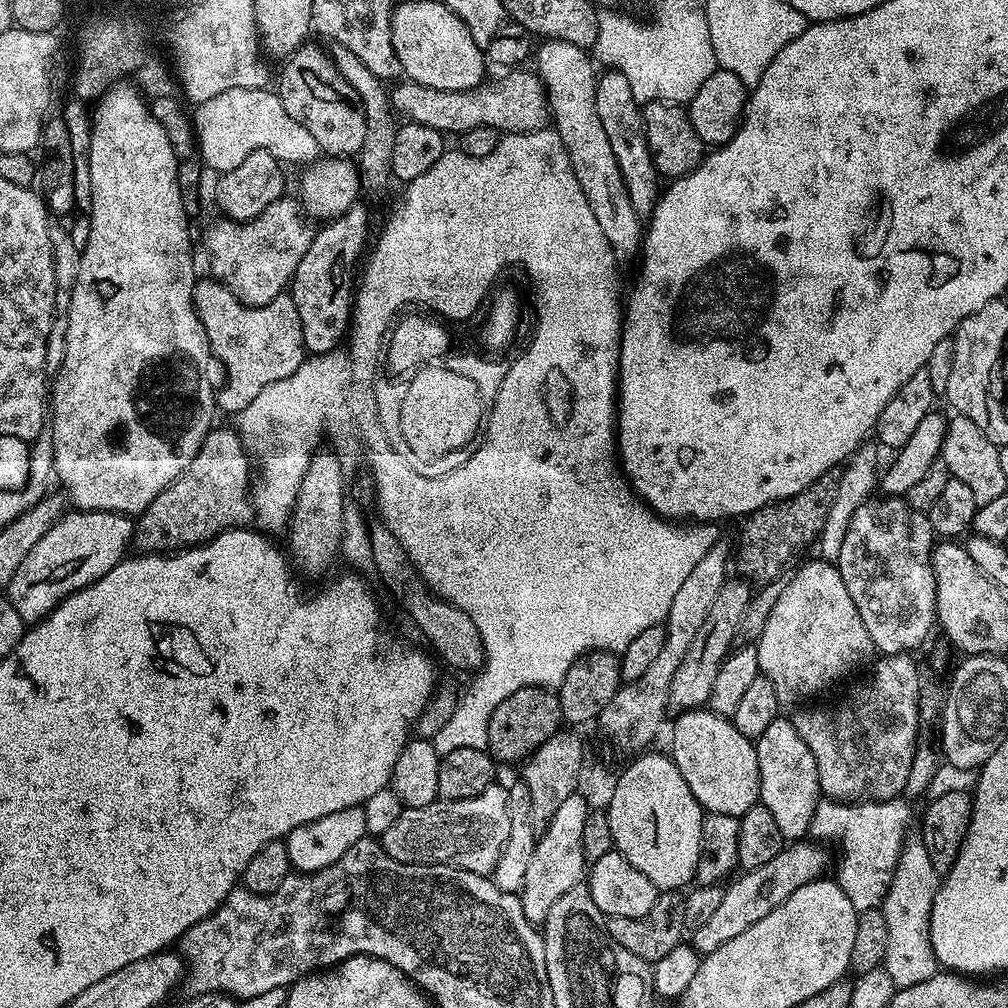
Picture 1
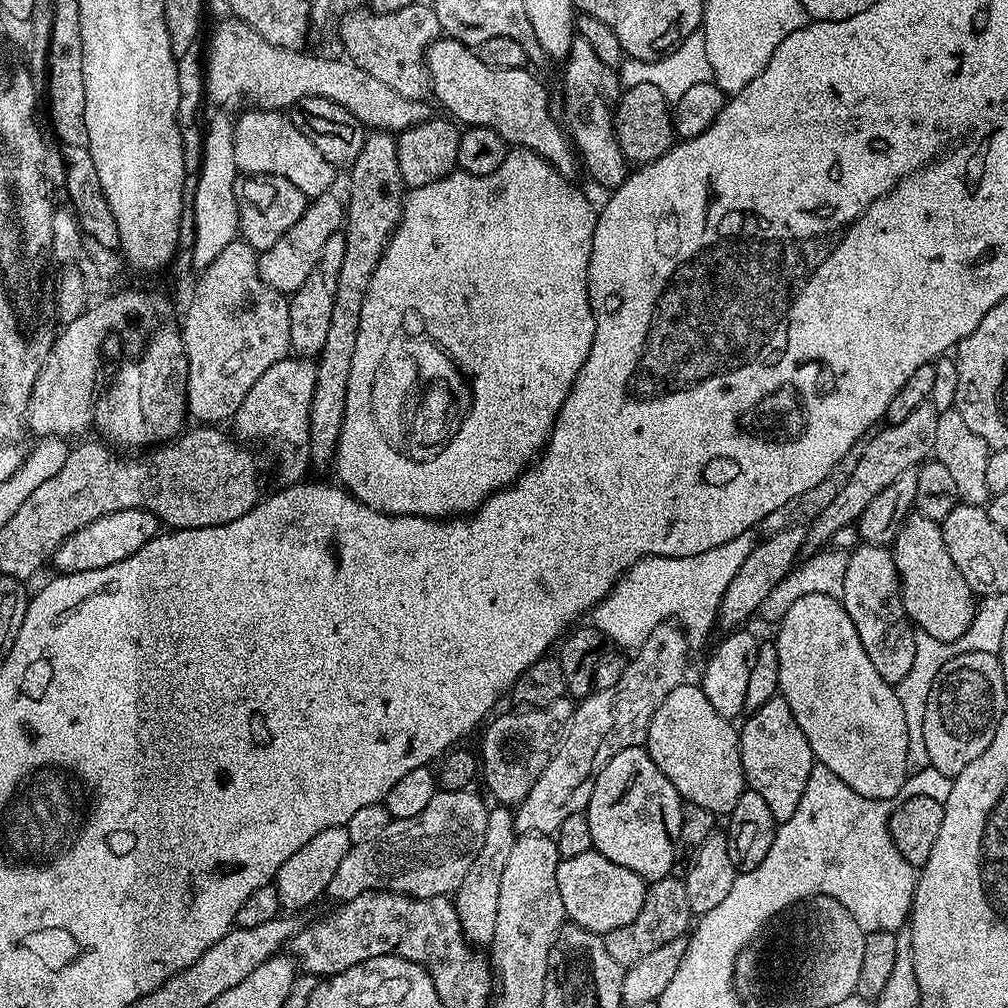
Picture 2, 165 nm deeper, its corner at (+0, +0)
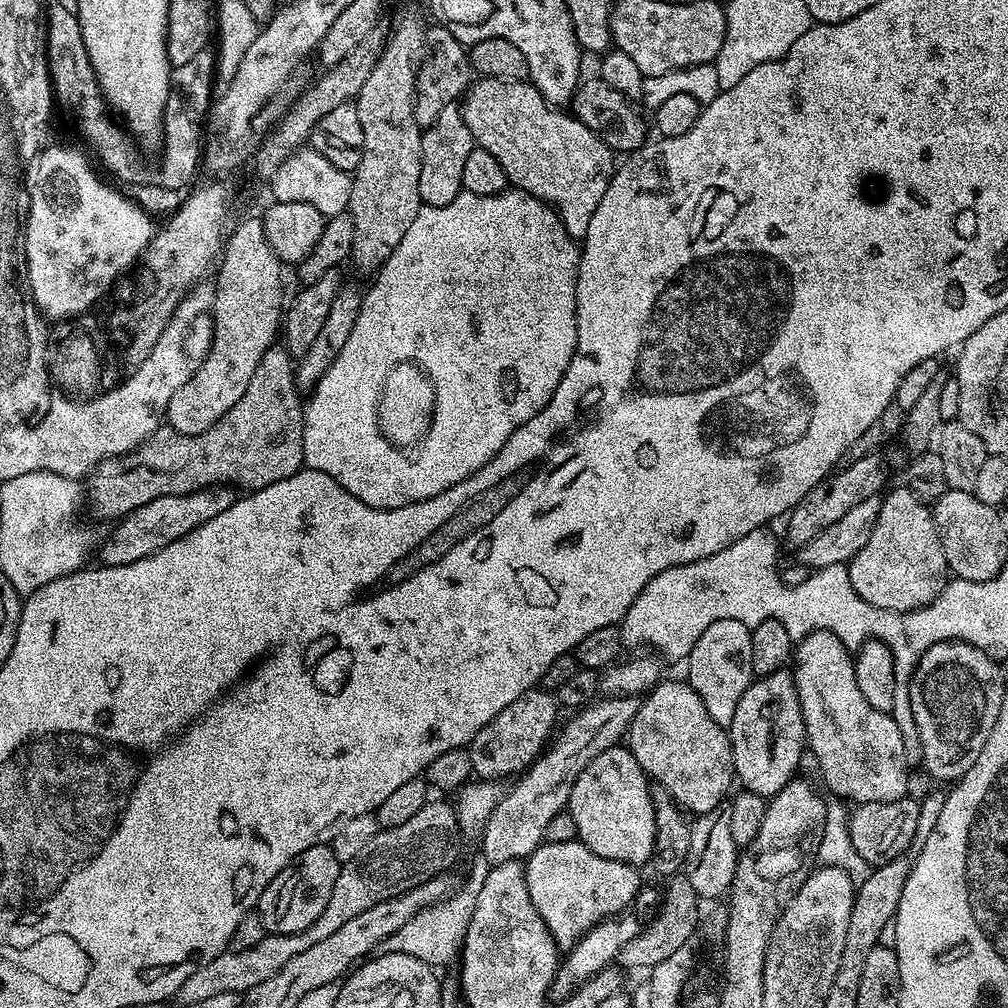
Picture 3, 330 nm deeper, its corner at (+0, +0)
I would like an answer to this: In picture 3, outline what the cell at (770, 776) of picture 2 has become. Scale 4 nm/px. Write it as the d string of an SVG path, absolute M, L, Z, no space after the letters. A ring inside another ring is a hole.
M791 671L771 672L769 676L753 679L738 701L730 739L734 776L747 791L771 798L792 781L806 751L806 737L796 678Z

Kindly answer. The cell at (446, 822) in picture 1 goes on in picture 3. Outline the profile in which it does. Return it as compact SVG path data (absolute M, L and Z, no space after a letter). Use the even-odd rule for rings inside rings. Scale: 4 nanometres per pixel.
M429 799L422 810L414 814L414 818L402 822L402 826L383 829L370 838L369 844L363 850L358 850L350 862L341 864L338 882L334 882L334 891L330 893L330 902L326 902L326 910L322 910L322 914L318 914L318 918L306 926L306 930L281 936L265 934L262 942L258 942L258 946L250 946L250 950L226 950L218 954L218 958L206 962L206 966L198 966L194 974L184 978L178 985L178 1000L184 1006L190 1006L205 998L214 998L214 994L246 994L258 986L258 982L266 982L266 978L278 974L278 970L282 970L290 958L303 954L317 942L323 942L330 934L334 934L334 930L338 930L338 926L362 914L362 910L370 910L370 906L378 906L378 902L401 896L403 892L414 890L427 880L445 875L449 871L447 868L460 856L462 825L456 817L455 807L444 800L447 799Z

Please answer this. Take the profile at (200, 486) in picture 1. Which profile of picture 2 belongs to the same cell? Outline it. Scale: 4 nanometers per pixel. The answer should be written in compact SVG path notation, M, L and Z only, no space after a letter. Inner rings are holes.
M285 358L274 362L242 398L230 428L241 441L265 440L276 447L276 476L281 485L303 481L304 467L312 464L310 450L310 408L314 396L316 364L308 358Z

